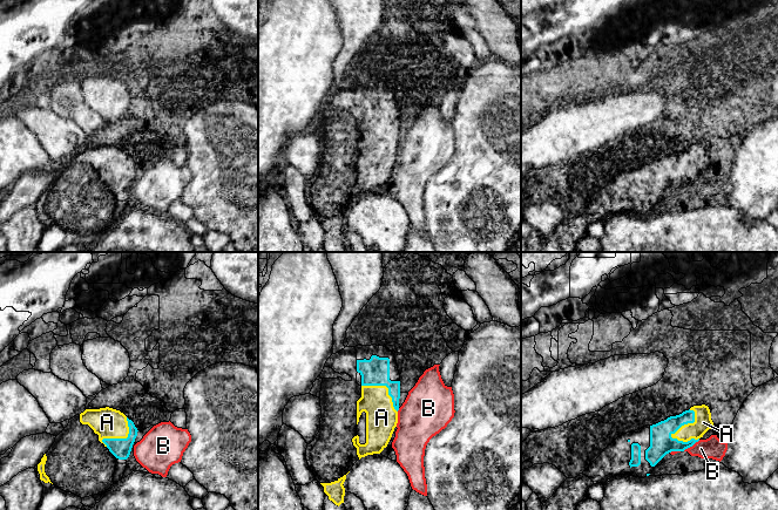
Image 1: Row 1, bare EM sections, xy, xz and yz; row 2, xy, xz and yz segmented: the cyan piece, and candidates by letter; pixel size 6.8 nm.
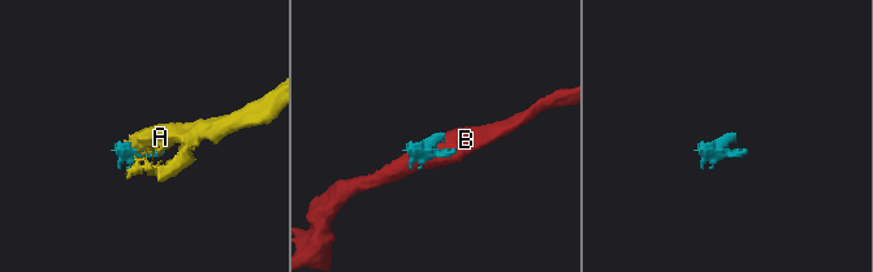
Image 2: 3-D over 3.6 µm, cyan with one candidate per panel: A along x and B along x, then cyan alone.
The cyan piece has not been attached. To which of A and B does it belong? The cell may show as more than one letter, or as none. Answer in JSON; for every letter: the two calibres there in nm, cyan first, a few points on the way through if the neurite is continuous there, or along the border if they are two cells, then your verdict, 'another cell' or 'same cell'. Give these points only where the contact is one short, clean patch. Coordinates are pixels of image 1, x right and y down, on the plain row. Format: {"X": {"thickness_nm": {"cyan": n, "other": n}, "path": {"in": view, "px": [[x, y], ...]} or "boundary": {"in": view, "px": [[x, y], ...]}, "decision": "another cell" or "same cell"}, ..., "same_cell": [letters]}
{"A": {"thickness_nm": {"cyan": 160, "other": 120}, "decision": "same cell"}, "B": {"thickness_nm": {"cyan": 160, "other": 150}, "boundary": {"in": "yz", "px": [[699, 177], [683, 188]]}, "decision": "another cell"}, "same_cell": ["A"]}

